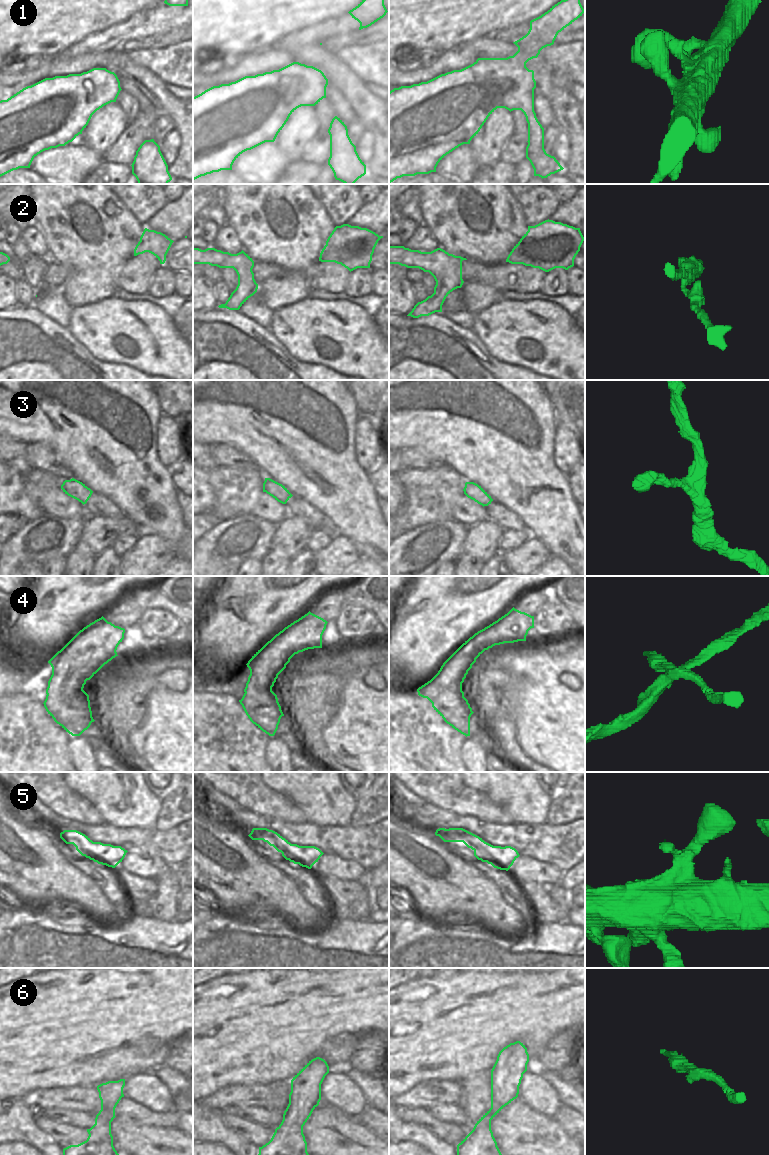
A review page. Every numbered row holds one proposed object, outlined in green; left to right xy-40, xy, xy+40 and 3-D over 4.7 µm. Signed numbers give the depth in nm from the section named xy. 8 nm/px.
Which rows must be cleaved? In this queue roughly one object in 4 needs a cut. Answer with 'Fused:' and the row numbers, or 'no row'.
Fused: 4.

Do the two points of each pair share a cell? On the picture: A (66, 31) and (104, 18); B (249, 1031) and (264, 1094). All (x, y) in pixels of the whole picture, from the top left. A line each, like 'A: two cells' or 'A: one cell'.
A: one cell
B: two cells

